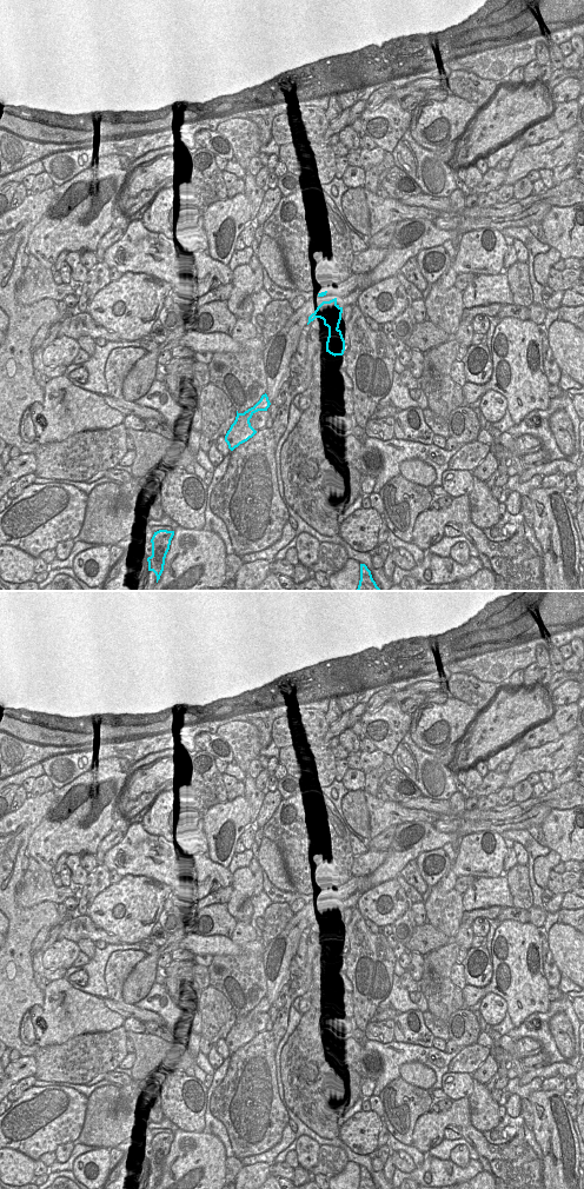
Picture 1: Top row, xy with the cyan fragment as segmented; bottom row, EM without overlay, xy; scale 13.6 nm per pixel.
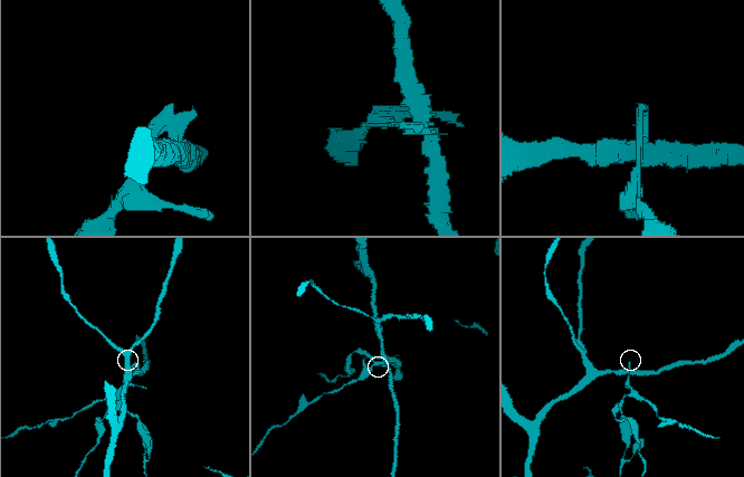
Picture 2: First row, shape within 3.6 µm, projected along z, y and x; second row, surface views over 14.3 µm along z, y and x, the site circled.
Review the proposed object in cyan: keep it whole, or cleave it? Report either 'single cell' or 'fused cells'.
fused cells

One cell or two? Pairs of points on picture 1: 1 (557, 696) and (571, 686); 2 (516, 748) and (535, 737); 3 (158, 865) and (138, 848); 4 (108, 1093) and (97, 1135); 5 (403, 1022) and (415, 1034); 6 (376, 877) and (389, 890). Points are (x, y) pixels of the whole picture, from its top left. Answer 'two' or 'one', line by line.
1: one
2: two
3: one
4: one
5: one
6: two

